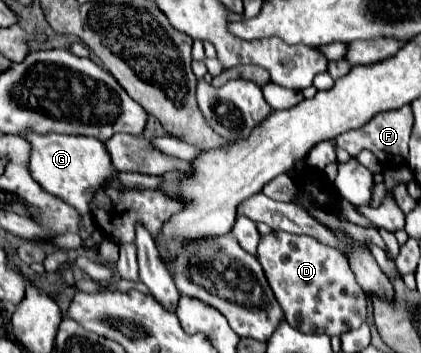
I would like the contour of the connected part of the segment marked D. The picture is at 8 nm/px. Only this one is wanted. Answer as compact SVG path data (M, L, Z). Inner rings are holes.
M273 231L261 237L257 259L281 309L285 311L287 323L295 329L333 337L357 329L365 321L367 295L357 285L347 259L337 249L319 243L309 235Z

